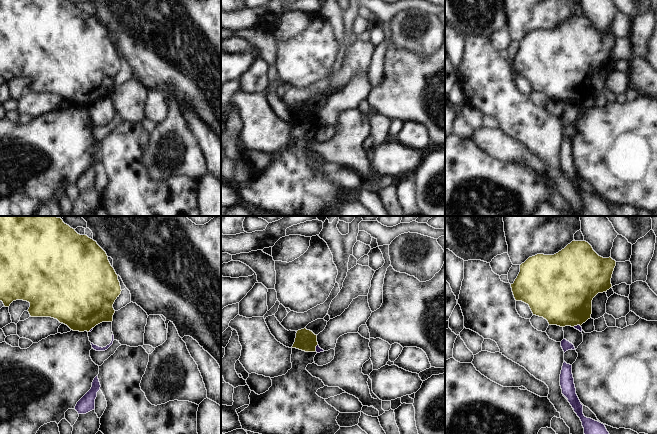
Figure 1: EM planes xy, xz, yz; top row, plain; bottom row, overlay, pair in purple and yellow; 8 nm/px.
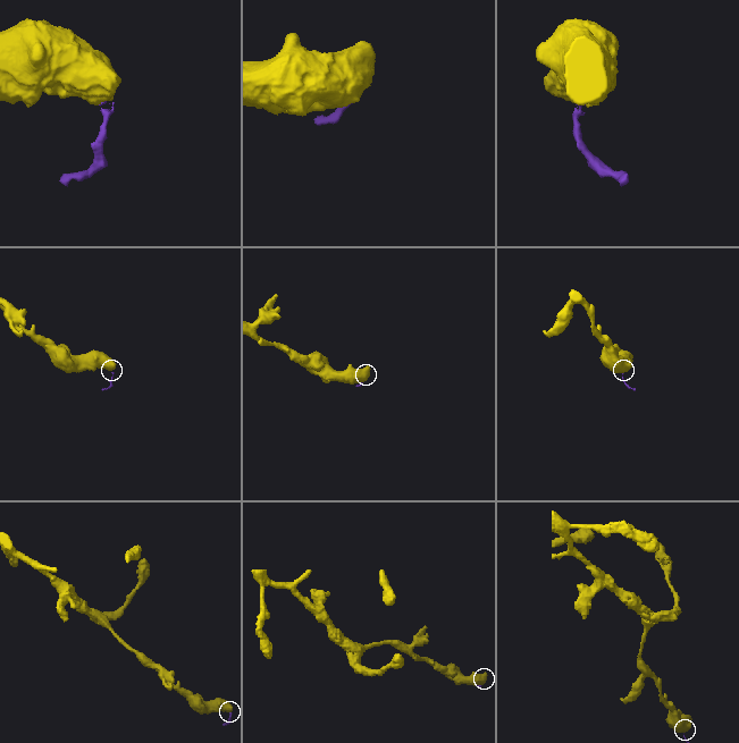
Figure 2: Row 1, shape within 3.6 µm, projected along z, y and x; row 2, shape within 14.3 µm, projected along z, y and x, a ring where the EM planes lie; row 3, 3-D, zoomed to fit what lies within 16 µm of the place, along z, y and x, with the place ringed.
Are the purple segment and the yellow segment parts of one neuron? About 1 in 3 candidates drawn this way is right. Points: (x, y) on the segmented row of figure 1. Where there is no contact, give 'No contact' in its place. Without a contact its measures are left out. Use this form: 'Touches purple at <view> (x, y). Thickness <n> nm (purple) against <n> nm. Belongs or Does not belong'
Touches purple at yz (577, 325). Thickness 50 nm (purple) against 460 nm. Does not belong

